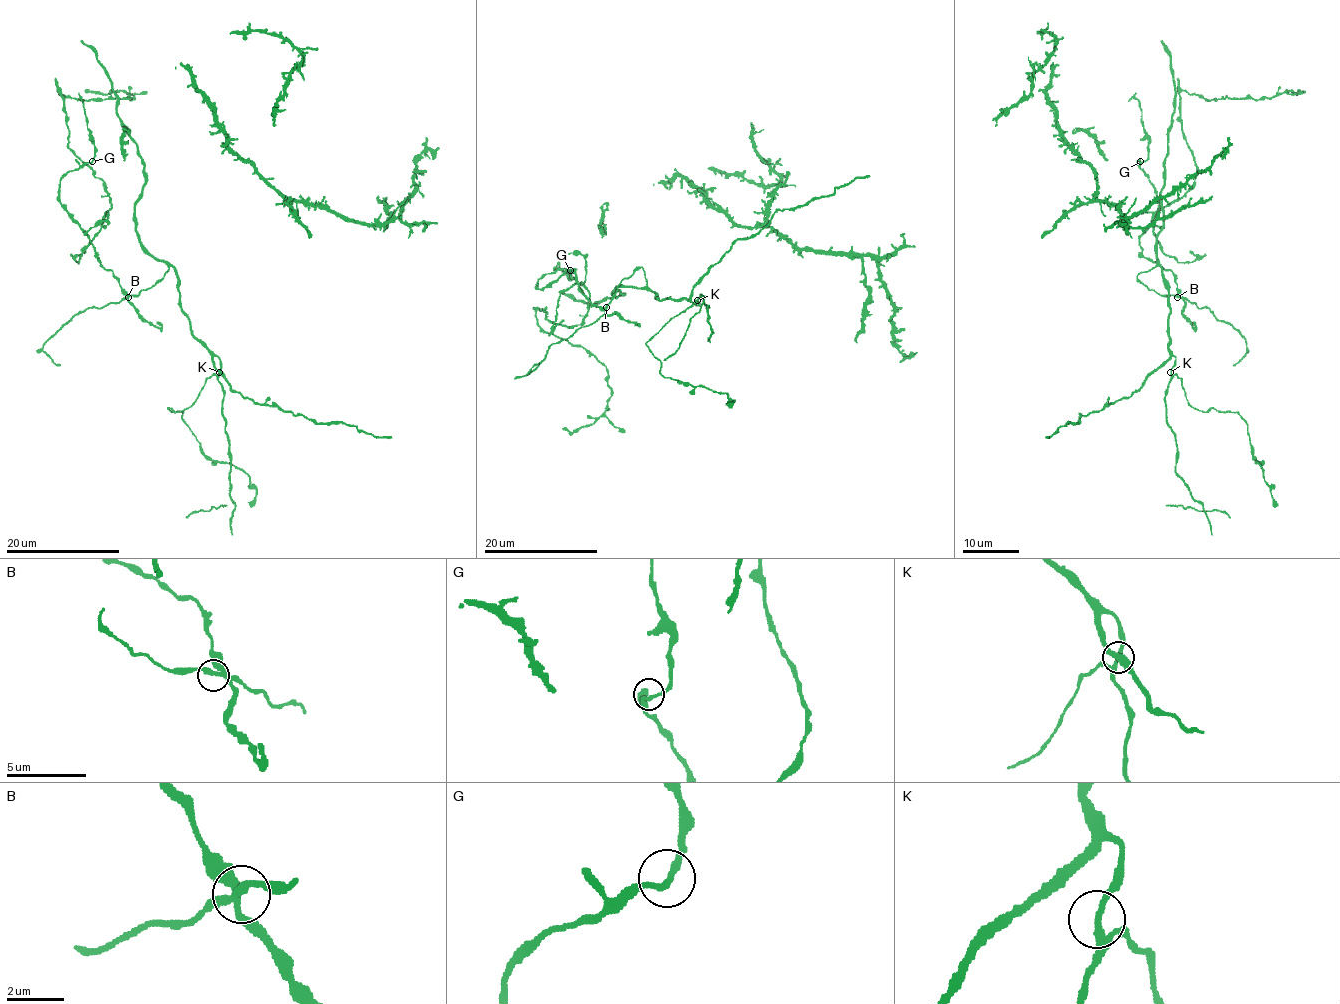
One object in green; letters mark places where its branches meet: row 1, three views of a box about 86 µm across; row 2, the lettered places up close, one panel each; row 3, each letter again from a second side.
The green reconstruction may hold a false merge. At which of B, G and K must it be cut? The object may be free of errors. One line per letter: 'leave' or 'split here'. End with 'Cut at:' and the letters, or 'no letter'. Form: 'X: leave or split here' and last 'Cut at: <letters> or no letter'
B: leave
G: leave
K: leave
Cut at: no letter

